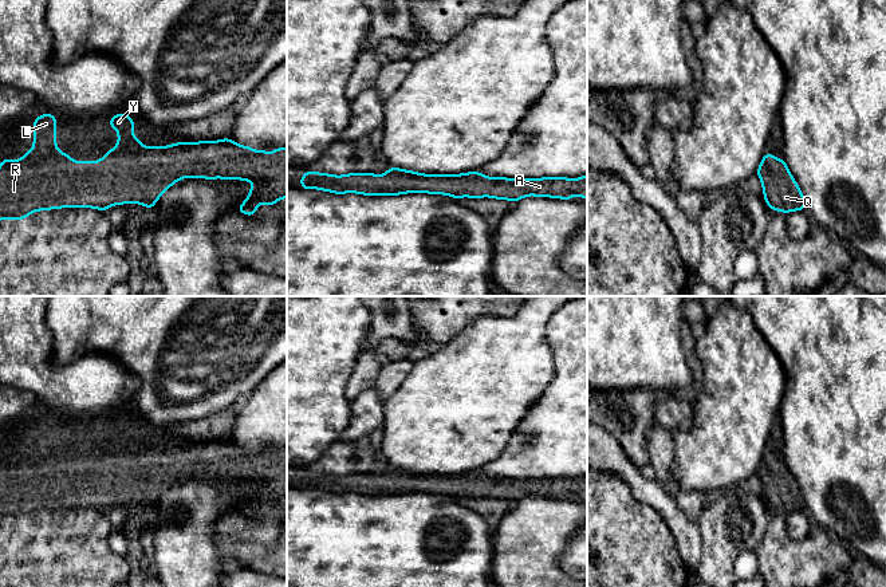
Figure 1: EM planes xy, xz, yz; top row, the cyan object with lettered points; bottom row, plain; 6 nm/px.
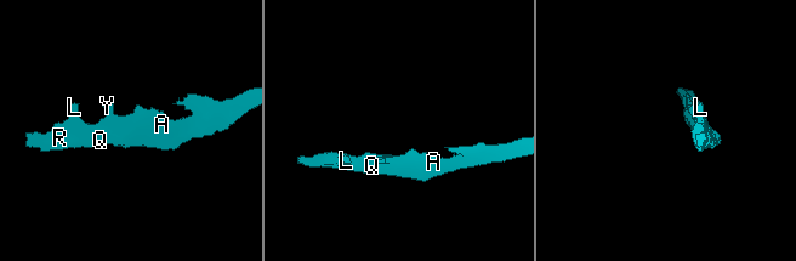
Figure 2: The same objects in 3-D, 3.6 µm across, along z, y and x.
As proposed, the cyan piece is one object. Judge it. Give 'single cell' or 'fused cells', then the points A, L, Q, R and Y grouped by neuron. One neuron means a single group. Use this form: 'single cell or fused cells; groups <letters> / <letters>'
single cell; groups A L Q R Y

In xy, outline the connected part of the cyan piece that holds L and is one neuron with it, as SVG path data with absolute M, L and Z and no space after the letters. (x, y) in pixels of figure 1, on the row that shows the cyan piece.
M119 113L109 121L118 131L118 145L99 161L74 161L56 146L56 117L43 114L34 121L34 147L21 159L0 161L0 220L24 220L32 212L60 208L94 208L107 210L113 205L141 204L149 210L158 198L181 178L223 178L255 181L237 212L256 216L259 204L275 205L287 198L287 147L267 153L243 146L228 137L220 141L177 142L169 146L147 146L134 138L134 121Z

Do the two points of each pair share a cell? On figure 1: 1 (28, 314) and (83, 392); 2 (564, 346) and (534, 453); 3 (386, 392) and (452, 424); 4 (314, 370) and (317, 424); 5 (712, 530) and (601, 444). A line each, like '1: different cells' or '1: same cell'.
1: same cell
2: same cell
3: different cells
4: same cell
5: different cells

